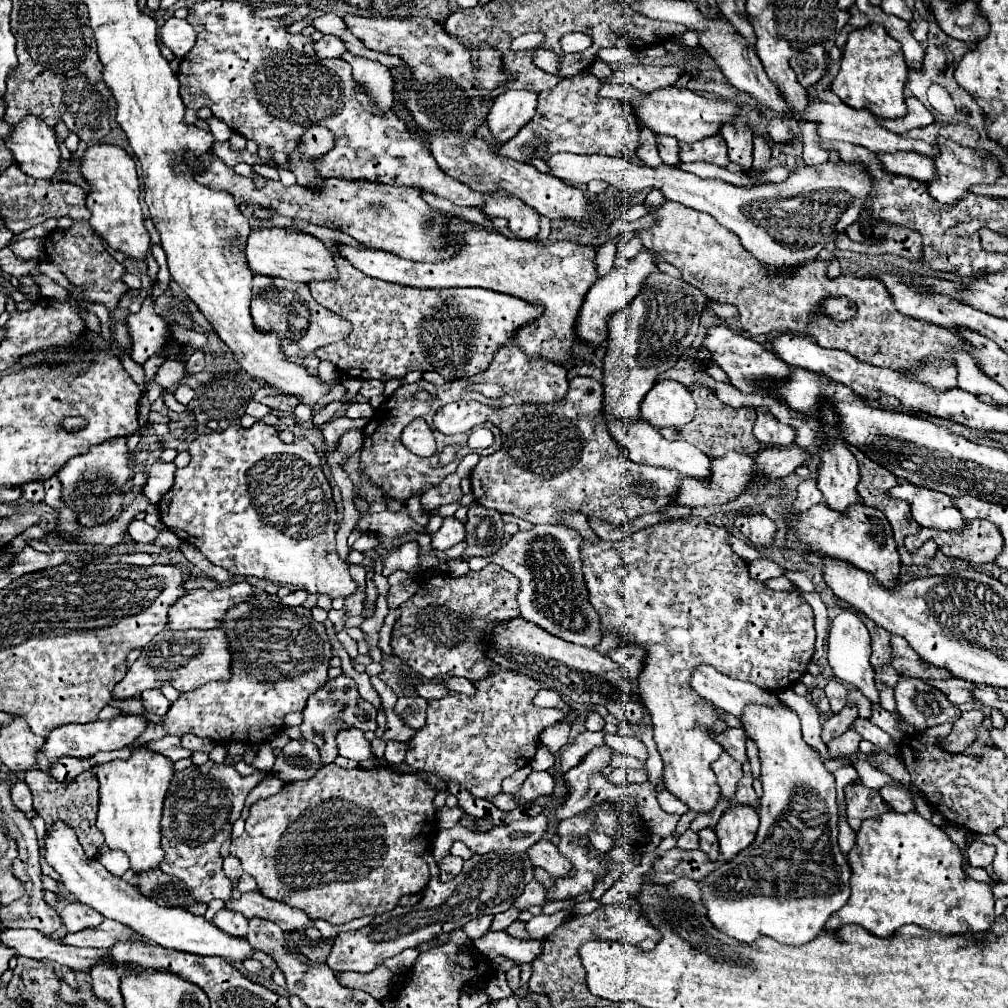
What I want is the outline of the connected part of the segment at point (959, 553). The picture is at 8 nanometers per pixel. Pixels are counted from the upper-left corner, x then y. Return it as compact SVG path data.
M966 522L962 530L936 530L932 540L946 556L972 564L992 562L1002 552L1002 534L992 522Z

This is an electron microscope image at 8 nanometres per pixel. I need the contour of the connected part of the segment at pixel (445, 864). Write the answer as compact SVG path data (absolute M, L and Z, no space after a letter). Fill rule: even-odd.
M446 856L442 862L440 862L440 882L450 882L454 876L460 874L462 870L462 864L464 860L462 858L456 858L456 856Z

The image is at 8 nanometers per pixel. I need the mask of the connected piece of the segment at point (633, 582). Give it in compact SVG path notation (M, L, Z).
M688 516L686 520L648 526L626 536L622 542L598 540L596 544L582 542L580 546L584 580L590 602L600 614L602 632L616 632L622 642L634 642L646 650L646 662L640 674L640 696L650 712L654 740L664 760L664 784L670 794L696 814L710 814L720 798L720 786L710 764L722 754L722 746L708 728L720 734L728 726L706 700L694 694L690 686L694 666L706 662L730 678L780 692L802 678L812 660L816 638L812 608L798 594L774 592L764 582L752 580L748 564L728 546L728 536L728 530L706 524L700 516Z

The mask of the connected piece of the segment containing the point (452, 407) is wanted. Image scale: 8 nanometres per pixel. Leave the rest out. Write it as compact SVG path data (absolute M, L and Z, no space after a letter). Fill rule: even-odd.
M450 402L446 406L442 406L436 416L434 416L434 426L438 432L442 434L460 434L460 432L470 432L472 428L484 424L484 422L492 422L498 418L496 414L498 410L484 406L480 402Z

